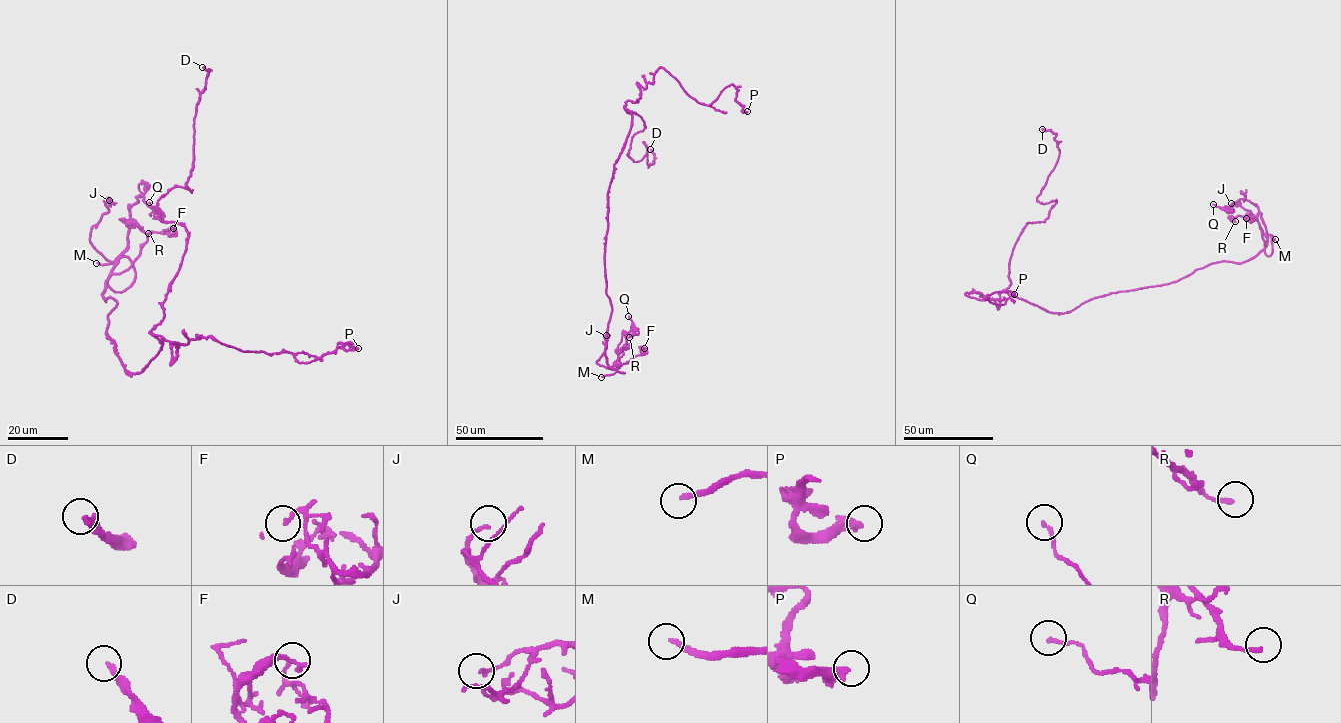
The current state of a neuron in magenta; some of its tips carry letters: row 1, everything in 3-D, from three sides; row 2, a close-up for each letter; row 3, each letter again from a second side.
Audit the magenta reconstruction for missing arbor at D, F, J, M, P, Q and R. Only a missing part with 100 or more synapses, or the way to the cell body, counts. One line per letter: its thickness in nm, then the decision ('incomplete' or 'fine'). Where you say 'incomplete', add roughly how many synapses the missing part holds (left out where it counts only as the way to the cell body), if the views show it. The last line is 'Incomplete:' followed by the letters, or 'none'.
D: 280 nm thick; fine
F: 110 nm thick; fine
J: 150 nm thick; fine
M: 200 nm thick; incomplete
P: 280 nm thick; fine
Q: 140 nm thick; fine
R: 180 nm thick; fine
Incomplete: M

